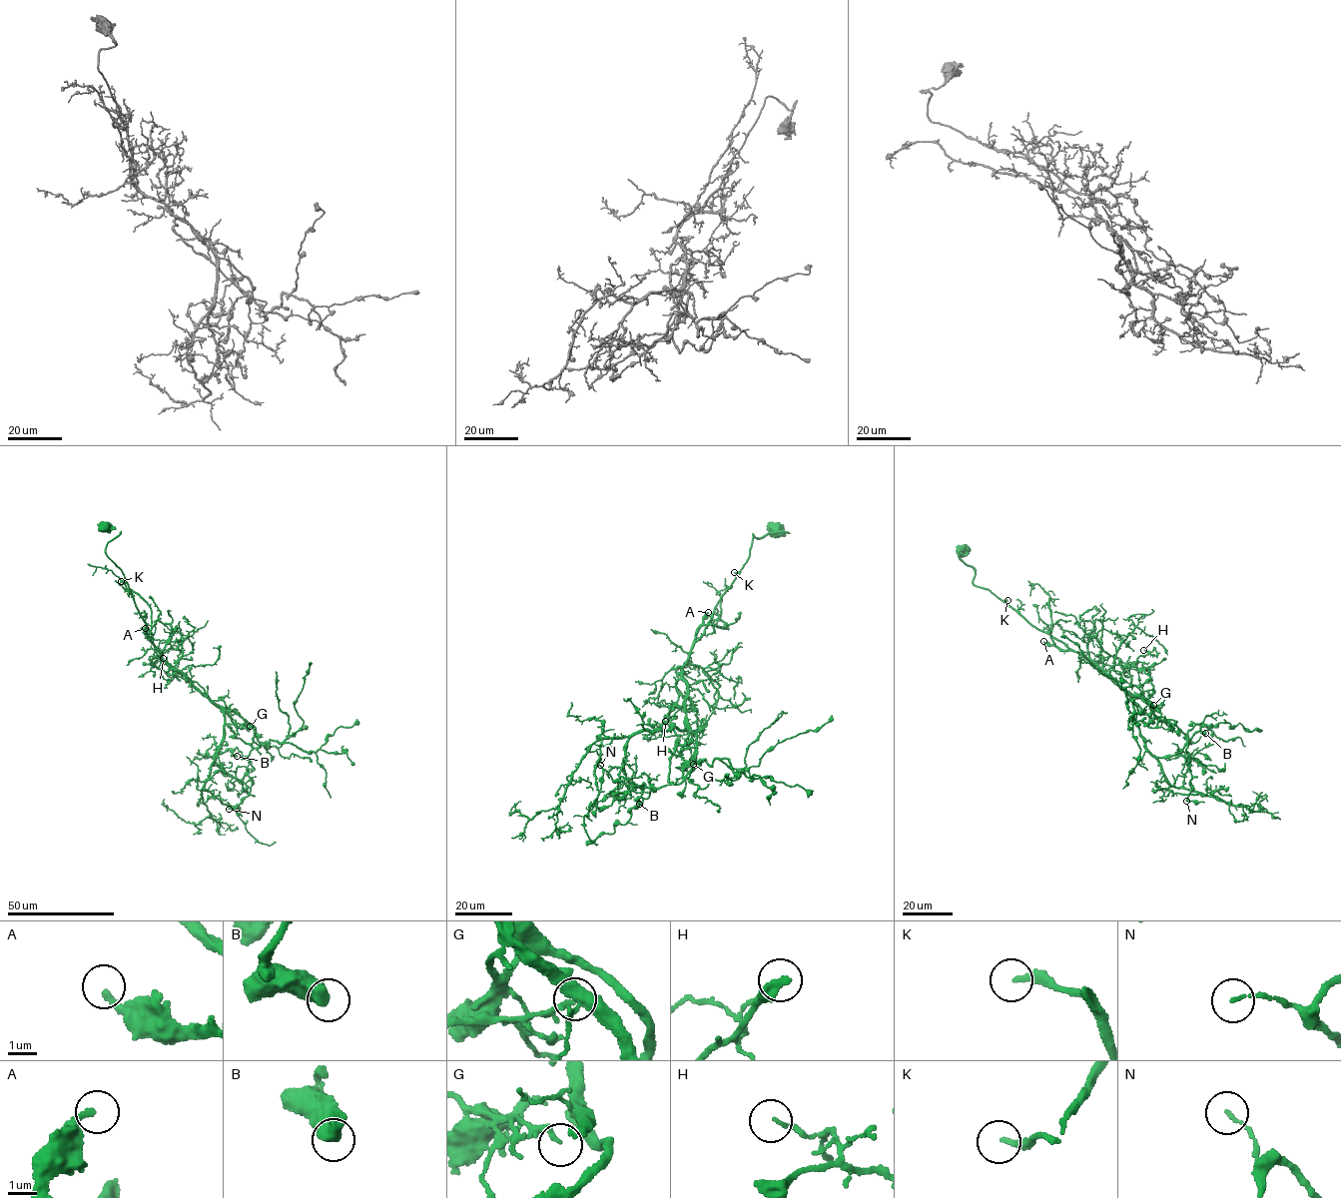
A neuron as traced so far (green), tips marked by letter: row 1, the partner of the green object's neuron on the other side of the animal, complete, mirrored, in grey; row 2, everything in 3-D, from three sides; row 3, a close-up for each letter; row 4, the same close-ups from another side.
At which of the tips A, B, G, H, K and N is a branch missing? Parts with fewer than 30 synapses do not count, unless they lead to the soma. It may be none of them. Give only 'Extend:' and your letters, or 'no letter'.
Extend: A, K

